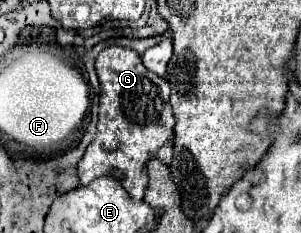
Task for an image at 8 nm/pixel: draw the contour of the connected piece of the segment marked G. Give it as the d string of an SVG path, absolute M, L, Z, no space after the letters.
M110 46L102 50L96 58L96 70L98 80L102 86L100 92L100 118L98 118L98 134L92 140L92 144L86 148L84 158L78 162L78 178L80 184L90 184L92 180L100 176L114 176L124 190L134 198L142 200L146 186L148 186L148 172L146 164L150 158L156 156L158 148L172 136L174 130L174 112L170 106L170 84L160 78L158 74L152 74L144 64L138 52L122 46Z

